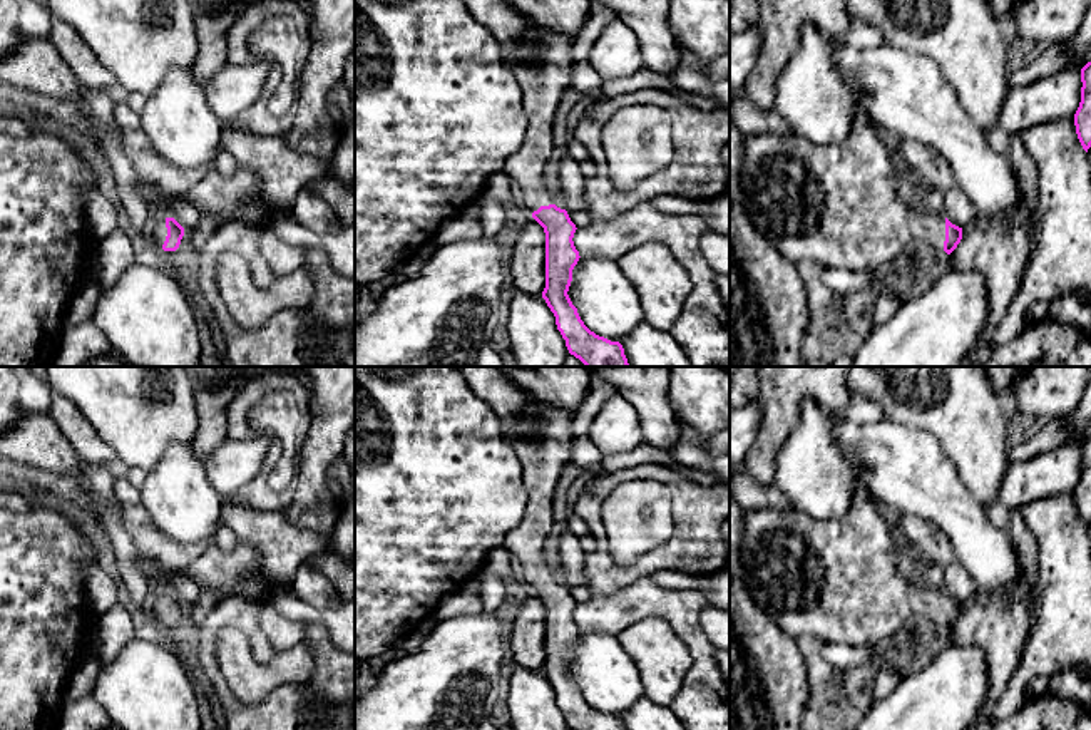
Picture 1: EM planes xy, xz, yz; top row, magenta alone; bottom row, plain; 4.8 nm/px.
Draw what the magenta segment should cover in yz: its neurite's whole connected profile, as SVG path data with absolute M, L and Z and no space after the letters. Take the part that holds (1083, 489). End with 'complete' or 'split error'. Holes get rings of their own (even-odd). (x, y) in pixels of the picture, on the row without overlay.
M1091 437L1081 444L1081 477L1074 489L1074 501L1083 524L1091 522Z; complete

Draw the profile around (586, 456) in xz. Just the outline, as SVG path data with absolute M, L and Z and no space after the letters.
M581 435L574 439L571 462L581 470L601 474L602 462L601 450L592 444L589 435Z

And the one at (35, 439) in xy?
M49 414L27 415L2 432L0 459L70 477L75 477L87 464Z

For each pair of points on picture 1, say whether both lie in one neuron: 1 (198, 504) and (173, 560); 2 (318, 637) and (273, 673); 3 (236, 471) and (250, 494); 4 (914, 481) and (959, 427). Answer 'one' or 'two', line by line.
1: two
2: two
3: two
4: two

